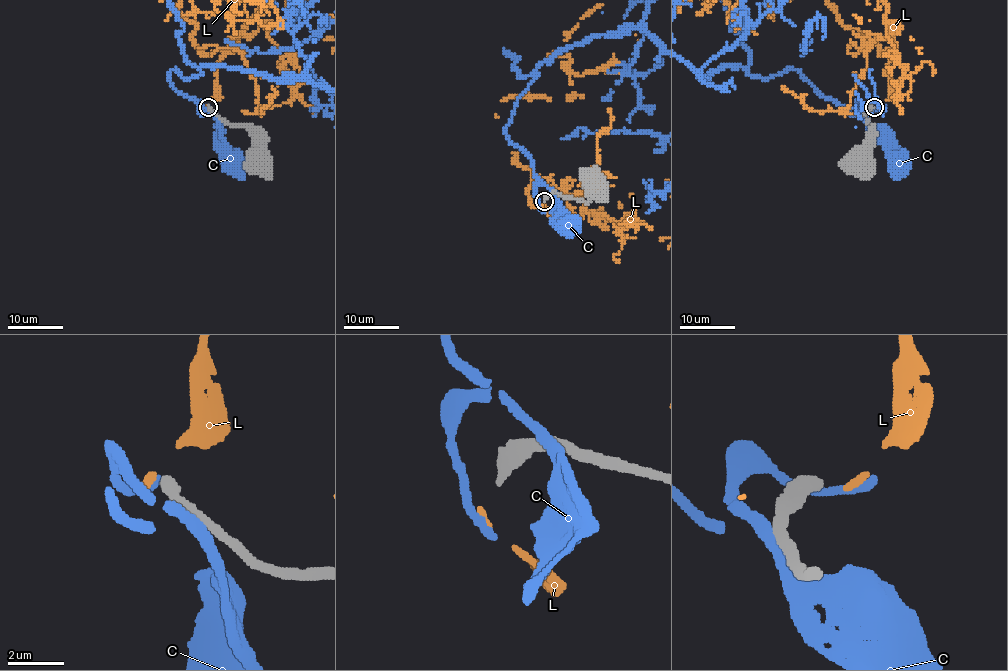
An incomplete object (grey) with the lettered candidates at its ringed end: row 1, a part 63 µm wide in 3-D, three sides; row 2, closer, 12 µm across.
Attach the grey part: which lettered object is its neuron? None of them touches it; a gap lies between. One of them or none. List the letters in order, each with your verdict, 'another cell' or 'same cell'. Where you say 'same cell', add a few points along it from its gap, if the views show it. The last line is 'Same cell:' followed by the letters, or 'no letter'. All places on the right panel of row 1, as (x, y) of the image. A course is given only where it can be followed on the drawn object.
C: another cell
L: same cell
Same cell: L

